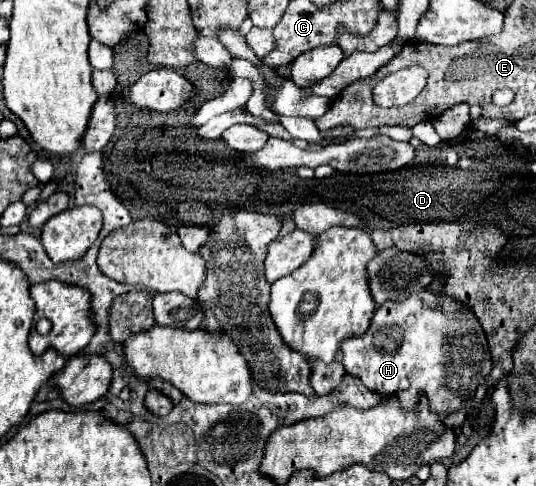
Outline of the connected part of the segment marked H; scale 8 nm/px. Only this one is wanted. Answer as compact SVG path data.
M430 290L398 304L382 304L374 312L368 332L344 340L340 350L346 372L360 378L368 390L382 398L396 396L404 410L414 410L420 396L426 396L438 414L458 412L462 402L474 398L478 372L484 382L494 366L486 336L472 310Z

